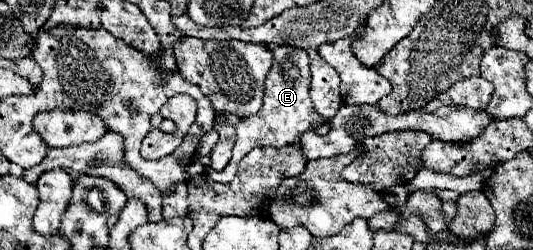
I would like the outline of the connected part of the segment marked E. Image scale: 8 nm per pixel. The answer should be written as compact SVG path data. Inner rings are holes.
M275 47L273 59L275 59L273 67L265 79L263 107L255 115L243 117L237 123L237 141L233 147L233 157L231 157L229 165L223 171L213 171L213 169L207 171L207 175L213 181L229 183L237 173L239 161L255 147L293 145L305 131L311 131L315 125L325 121L325 119L321 119L321 115L317 115L317 111L313 109L313 103L309 99L309 59L307 59L305 51L297 51L297 47Z

